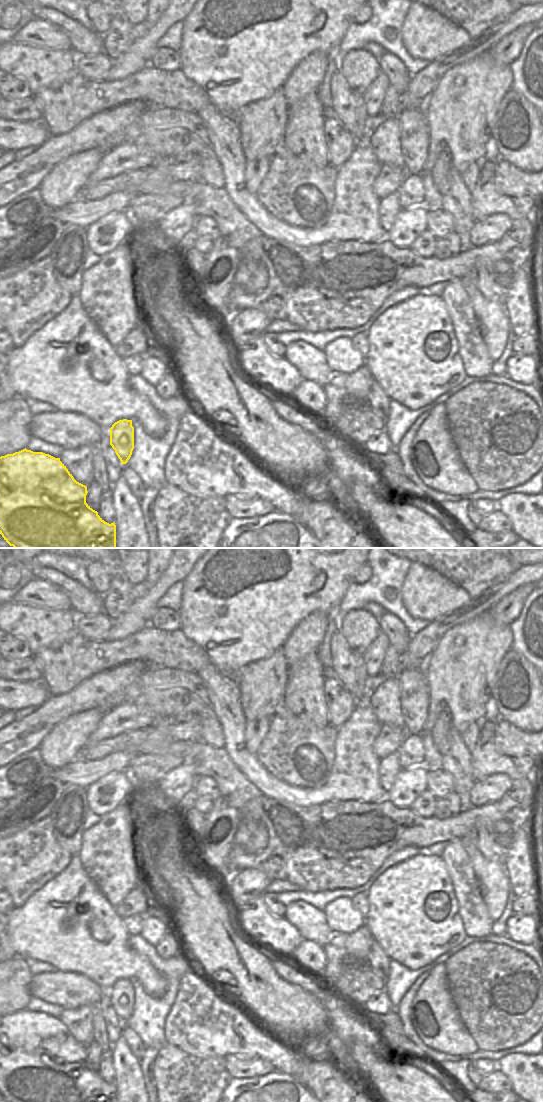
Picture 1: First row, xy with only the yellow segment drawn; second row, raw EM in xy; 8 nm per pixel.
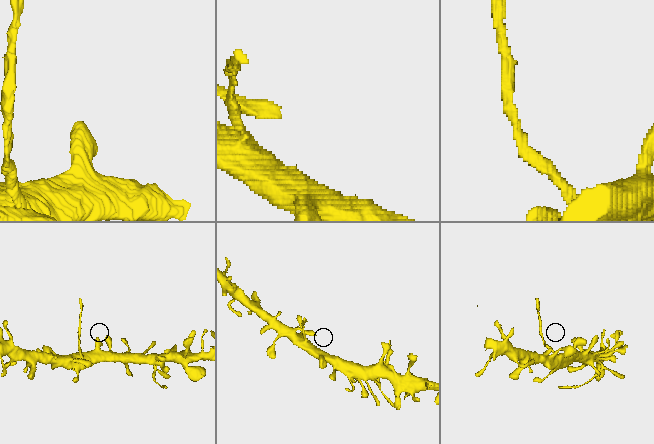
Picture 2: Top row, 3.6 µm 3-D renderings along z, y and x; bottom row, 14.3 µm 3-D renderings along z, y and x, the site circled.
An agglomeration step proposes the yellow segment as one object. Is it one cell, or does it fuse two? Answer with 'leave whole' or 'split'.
split

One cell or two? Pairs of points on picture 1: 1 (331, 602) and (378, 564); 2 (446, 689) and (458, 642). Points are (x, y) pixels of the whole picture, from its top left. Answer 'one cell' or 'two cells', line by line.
1: two cells
2: one cell

